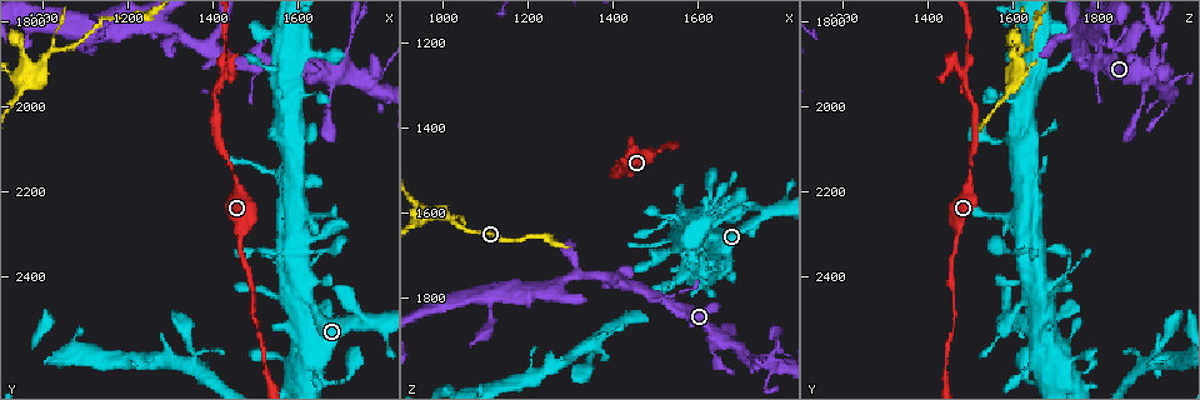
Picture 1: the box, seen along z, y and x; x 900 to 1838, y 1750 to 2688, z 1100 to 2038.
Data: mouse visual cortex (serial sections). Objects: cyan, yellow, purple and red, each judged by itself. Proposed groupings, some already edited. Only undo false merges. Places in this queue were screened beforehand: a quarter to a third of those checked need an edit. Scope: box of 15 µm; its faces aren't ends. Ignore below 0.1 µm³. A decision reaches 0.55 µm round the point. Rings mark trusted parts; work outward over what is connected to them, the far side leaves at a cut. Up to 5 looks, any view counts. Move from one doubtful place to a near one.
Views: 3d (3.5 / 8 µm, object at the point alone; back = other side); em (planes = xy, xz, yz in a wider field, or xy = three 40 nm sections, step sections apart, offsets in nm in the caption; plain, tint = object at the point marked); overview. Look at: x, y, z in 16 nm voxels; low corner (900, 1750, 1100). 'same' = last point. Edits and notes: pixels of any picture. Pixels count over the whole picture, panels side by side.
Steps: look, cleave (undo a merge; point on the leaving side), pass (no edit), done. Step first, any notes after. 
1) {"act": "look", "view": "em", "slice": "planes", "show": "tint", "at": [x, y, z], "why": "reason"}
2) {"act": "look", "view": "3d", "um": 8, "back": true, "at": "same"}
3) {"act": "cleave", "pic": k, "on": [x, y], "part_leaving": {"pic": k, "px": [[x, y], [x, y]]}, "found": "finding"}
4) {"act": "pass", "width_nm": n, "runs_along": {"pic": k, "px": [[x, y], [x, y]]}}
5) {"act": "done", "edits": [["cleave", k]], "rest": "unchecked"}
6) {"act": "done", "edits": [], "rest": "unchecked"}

{"act": "look", "view": "3d", "um": 3.5, "back": true, "at": [990, 1910, 1600], "why": "branch point"}

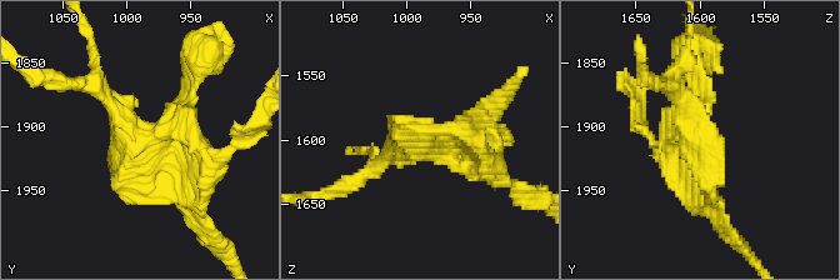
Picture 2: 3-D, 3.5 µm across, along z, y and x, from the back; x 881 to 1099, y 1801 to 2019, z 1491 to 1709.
{"act": "look", "view": "em", "slice": "xy", "step": 1, "show": "tint", "at": [996, 1908, 1608], "why": "now the EM"}

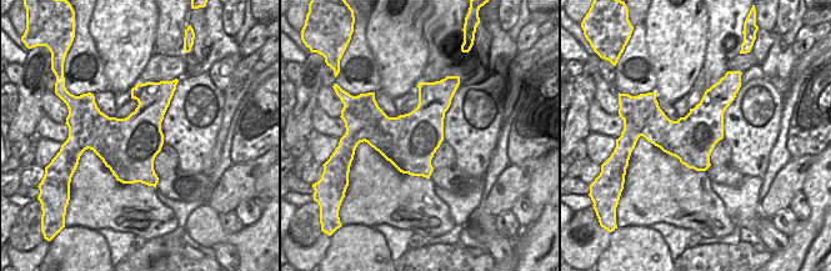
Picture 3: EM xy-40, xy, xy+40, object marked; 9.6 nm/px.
{"act": "pass", "runs_along": {"pic": 2, "px": [[368, 173], [468, 135]]}, "found": "continuous, no second cell"}

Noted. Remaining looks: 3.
{"act": "look", "view": "3d", "um": 8, "at": [1420, 1935, 1485], "why": "three-way junction"}

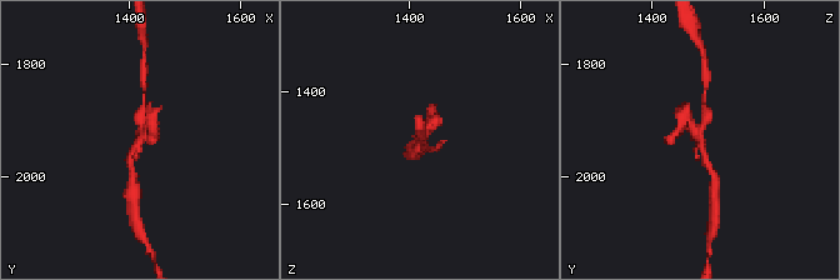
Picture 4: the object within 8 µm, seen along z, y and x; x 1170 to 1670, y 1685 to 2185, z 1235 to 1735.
{"act": "look", "view": "em", "slice": "xy", "step": 3, "show": "tint", "at": [1420, 1935, 1490], "arms": 3, "arm_widths_nm": [200, 200, 300]}

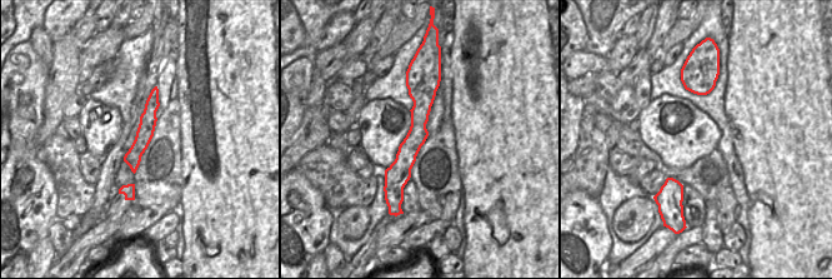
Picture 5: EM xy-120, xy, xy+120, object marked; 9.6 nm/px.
{"act": "pass", "runs_along": {"pic": 4, "px": [[711, 171], [698, 134], [679, 129]]}, "found": "continuous, no second cell"}

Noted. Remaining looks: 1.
{"act": "done", "edits": [], "rest": "unchecked"}

